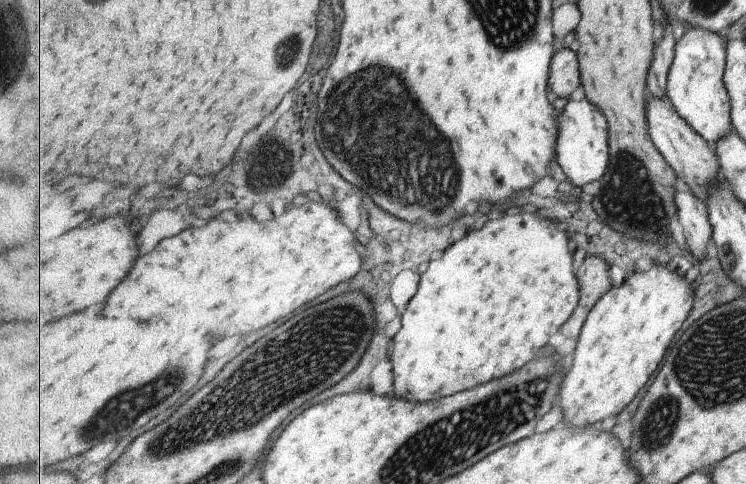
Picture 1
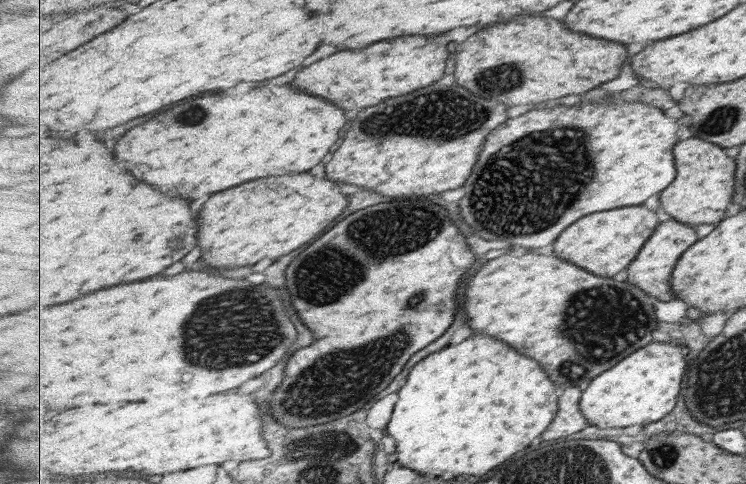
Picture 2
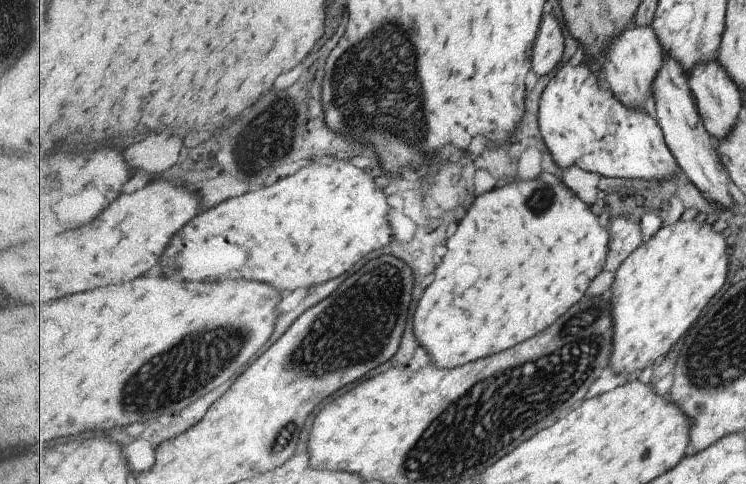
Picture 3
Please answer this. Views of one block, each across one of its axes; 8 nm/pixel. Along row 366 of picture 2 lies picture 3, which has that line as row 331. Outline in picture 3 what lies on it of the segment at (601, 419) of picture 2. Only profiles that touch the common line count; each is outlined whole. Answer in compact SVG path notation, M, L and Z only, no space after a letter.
M696 219L689 220L677 220L674 224L670 226L665 226L659 229L647 242L642 244L637 250L634 250L625 262L617 269L617 274L612 286L612 296L610 298L610 303L612 304L612 316L615 317L615 323L613 323L613 328L616 330L614 332L612 344L612 358L609 361L608 366L615 372L615 374L625 374L630 380L635 378L641 370L649 368L649 366L654 366L662 360L667 352L689 332L689 328L695 324L695 320L703 314L703 310L707 308L707 304L713 300L713 296L725 286L725 280L727 280L727 274L729 274L729 245L725 242L727 235L717 231L713 225L710 225L703 220L697 221Z

